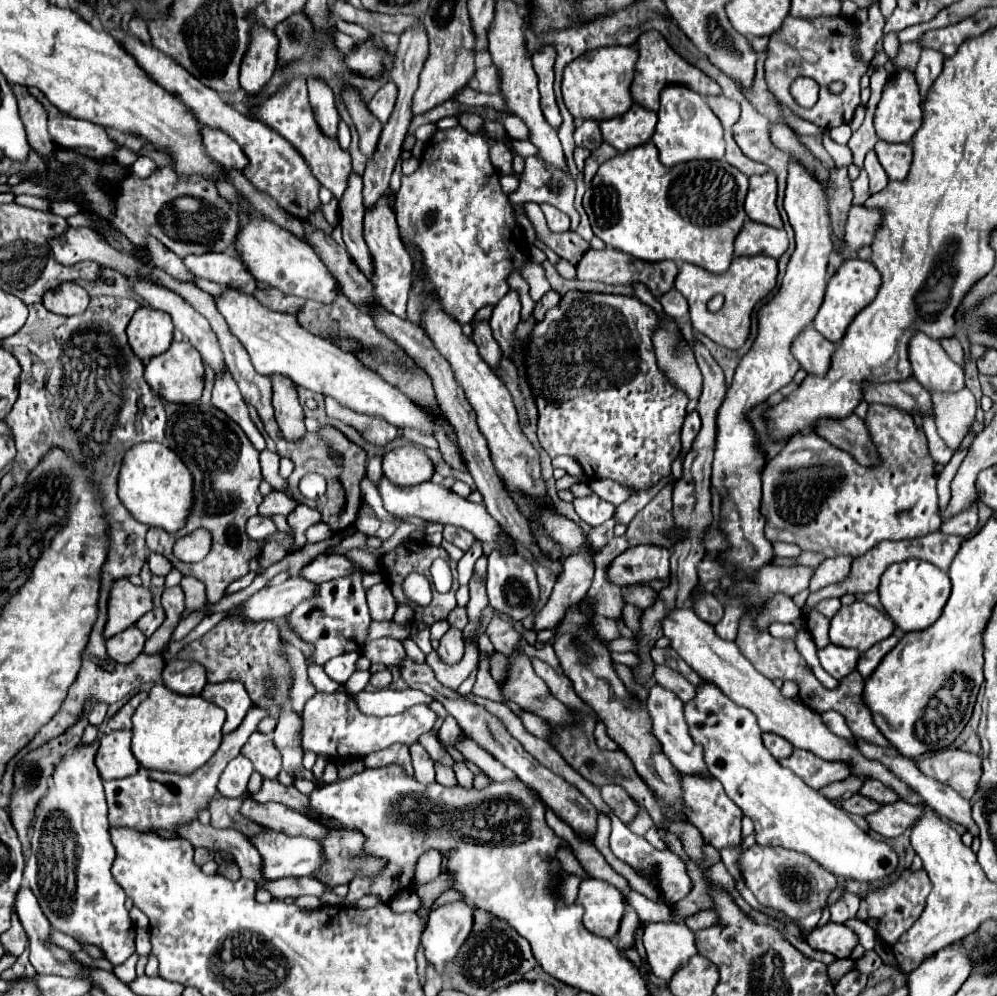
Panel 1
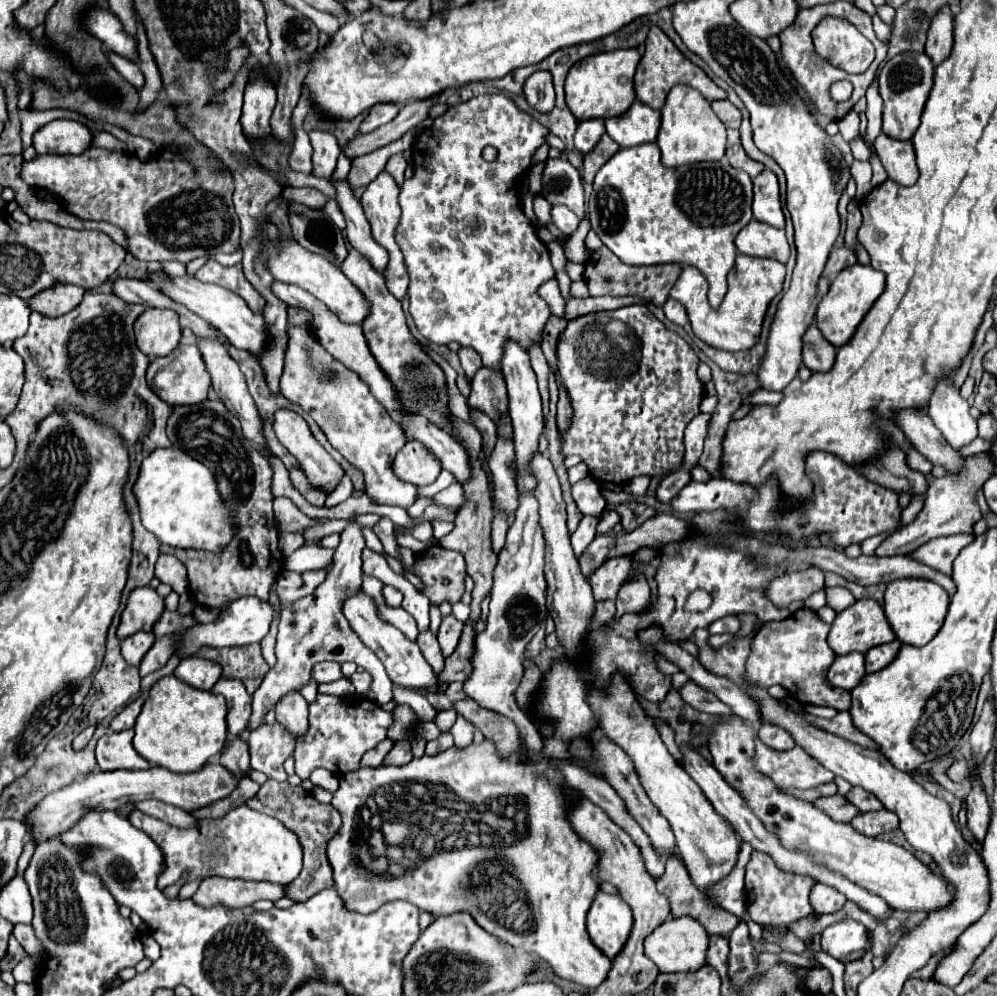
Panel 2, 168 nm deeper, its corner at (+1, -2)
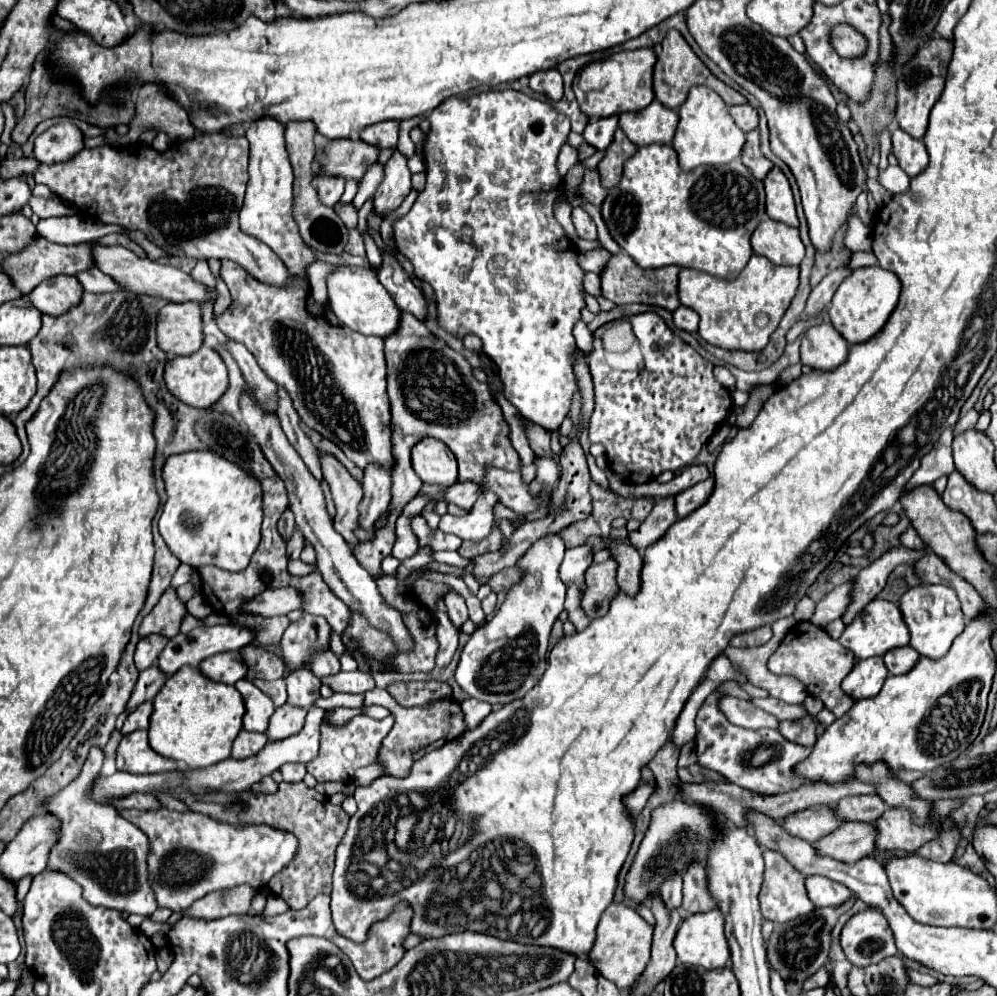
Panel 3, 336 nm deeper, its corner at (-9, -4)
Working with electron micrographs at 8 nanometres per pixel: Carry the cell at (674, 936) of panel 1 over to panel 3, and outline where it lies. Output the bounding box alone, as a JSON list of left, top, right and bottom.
[672,910,730,970]

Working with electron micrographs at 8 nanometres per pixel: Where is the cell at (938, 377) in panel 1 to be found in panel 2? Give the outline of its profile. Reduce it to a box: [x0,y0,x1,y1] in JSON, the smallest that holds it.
[930,380,978,450]

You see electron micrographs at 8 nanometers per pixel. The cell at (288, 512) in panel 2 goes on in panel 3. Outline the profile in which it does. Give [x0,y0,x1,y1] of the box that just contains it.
[286,530,304,560]

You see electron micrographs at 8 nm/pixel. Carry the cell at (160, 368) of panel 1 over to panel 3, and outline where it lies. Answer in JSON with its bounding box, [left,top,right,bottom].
[164,346,228,408]

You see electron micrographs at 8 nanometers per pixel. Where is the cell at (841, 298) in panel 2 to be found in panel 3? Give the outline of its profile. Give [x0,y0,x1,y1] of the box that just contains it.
[830,266,900,344]

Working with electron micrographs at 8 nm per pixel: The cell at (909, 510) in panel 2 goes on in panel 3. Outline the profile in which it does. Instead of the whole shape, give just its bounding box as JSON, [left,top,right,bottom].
[900,526,922,548]

